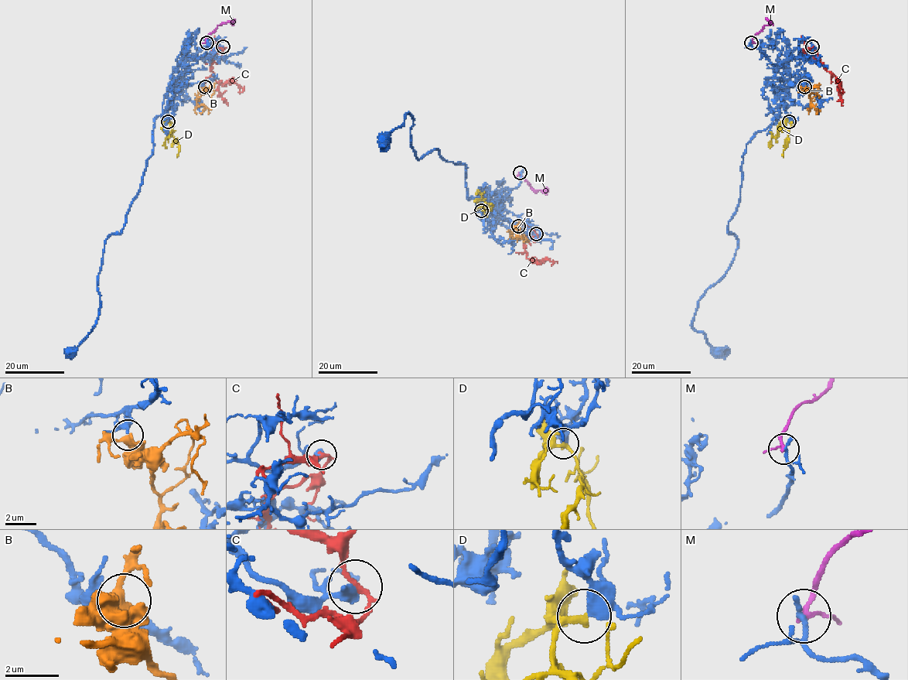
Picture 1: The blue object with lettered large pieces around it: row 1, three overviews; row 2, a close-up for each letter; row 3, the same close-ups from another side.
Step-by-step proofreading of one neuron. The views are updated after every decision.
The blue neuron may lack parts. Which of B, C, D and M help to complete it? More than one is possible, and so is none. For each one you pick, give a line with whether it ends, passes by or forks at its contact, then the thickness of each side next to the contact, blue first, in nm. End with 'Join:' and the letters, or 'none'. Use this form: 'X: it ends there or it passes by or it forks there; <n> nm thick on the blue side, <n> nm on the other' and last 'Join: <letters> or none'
D: it passes by; 380 nm thick on the blue side, 170 nm on the other
Join: D

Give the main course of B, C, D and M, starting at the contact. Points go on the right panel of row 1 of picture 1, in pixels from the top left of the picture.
B: (804, 87), (811, 99), (811, 105), (816, 108), (816, 114)
C: (813, 47), (816, 49), (814, 56), (835, 77), (840, 91)
D: (789, 121), (785, 124), (788, 137), (783, 157)
M: (751, 42), (753, 36), (768, 24), (766, 17)

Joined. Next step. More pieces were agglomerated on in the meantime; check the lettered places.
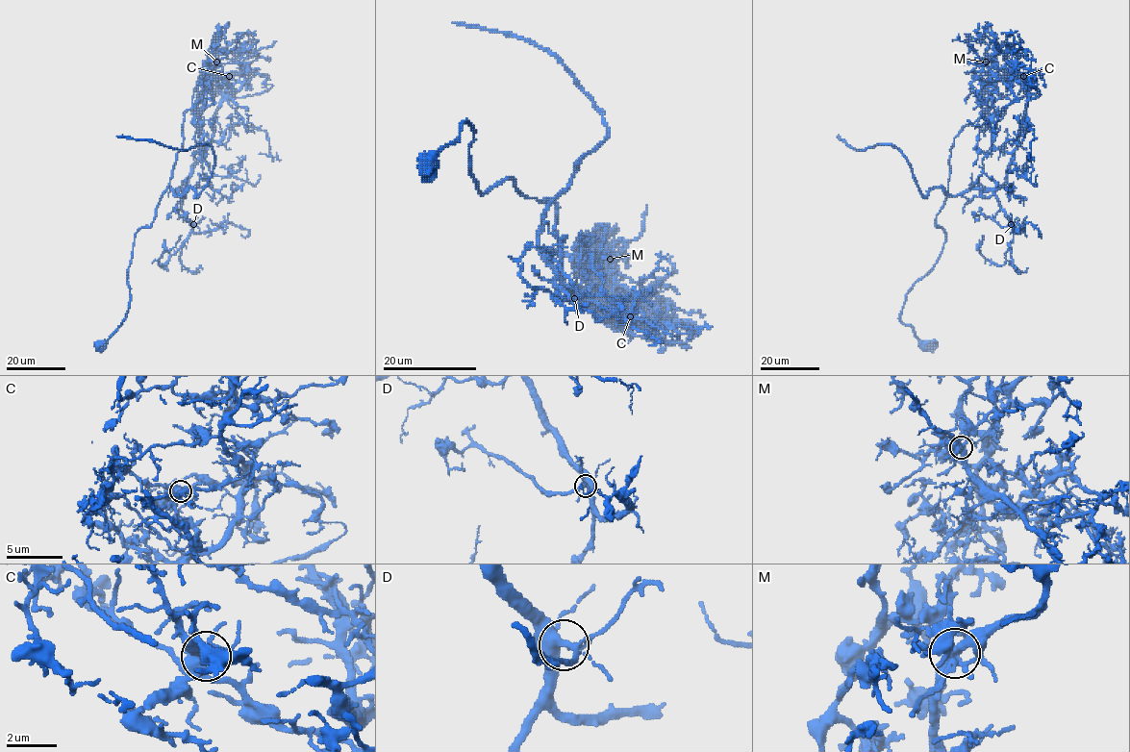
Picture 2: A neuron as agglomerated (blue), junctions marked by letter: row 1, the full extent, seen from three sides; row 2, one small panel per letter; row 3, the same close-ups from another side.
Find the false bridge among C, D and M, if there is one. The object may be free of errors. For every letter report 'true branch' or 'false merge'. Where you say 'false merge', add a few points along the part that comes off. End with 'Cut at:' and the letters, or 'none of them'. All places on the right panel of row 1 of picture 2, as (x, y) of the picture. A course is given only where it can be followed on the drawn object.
C: true branch
D: true branch
M: false merge; course (986, 62), (1027, 98), (995, 188), (924, 195), (897, 148), (857, 150), (837, 137)
Cut at: M

